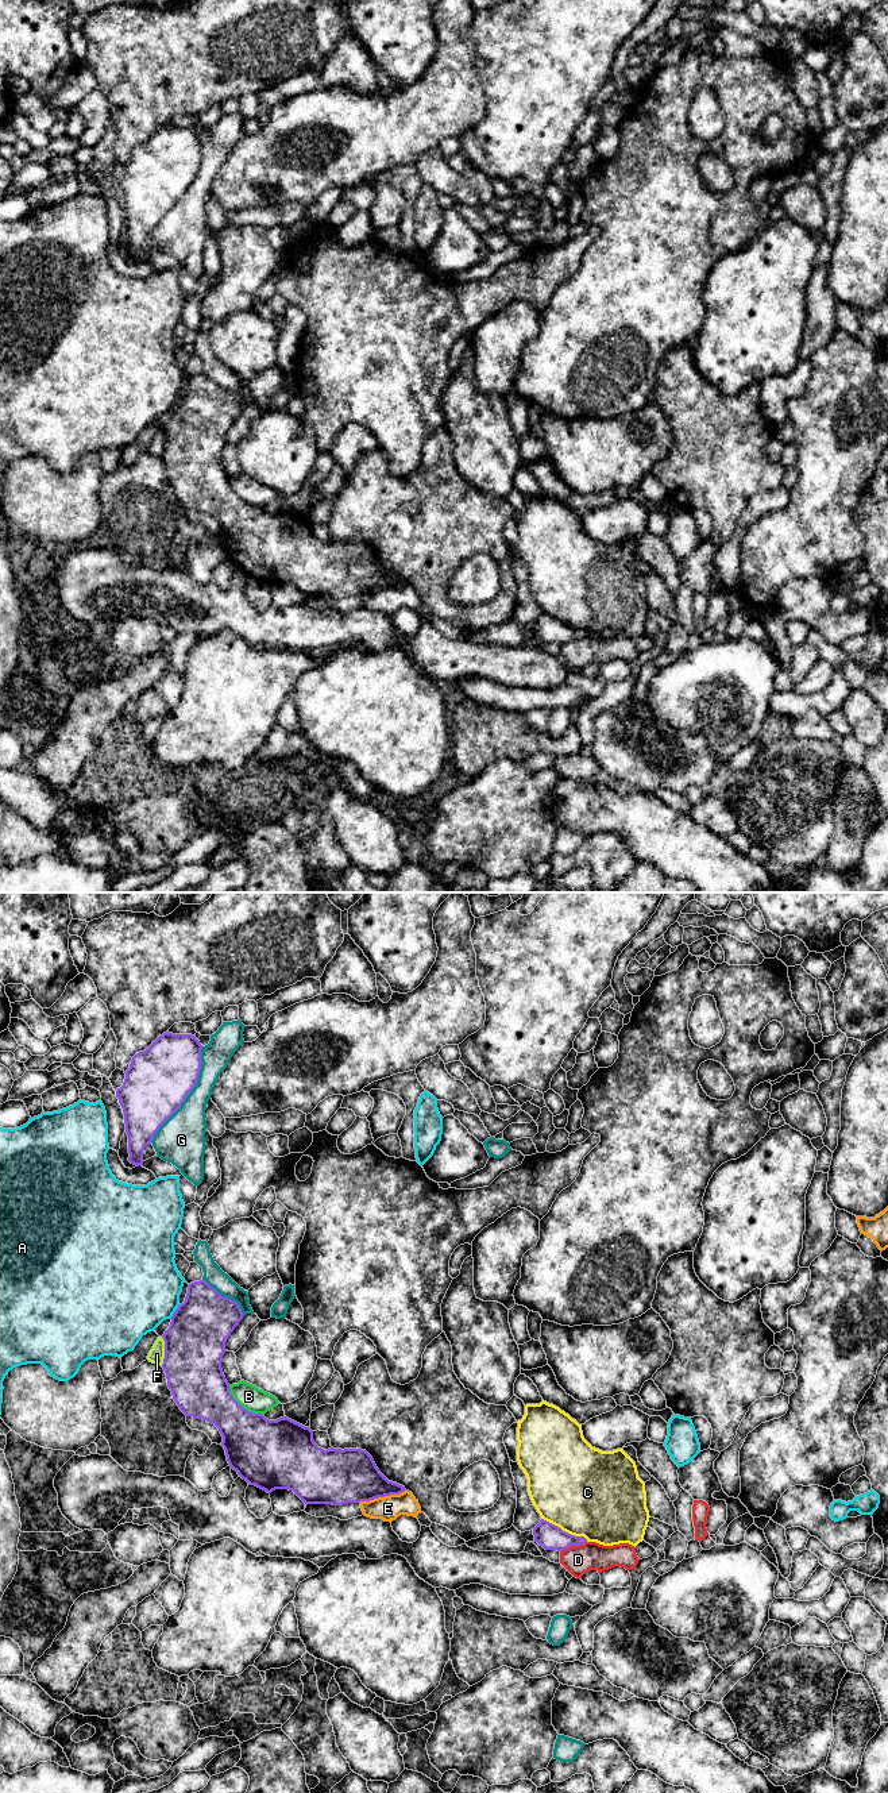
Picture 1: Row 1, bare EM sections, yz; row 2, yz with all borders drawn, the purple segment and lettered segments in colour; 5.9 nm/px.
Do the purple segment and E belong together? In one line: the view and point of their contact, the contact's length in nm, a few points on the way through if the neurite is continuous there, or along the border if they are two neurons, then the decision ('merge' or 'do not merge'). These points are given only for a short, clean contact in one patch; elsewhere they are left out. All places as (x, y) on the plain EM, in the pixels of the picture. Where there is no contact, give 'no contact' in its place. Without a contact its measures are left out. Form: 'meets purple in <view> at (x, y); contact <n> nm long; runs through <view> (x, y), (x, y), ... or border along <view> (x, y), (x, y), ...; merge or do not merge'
meets purple in yz at (382, 589); contact 280 nm long; do not merge

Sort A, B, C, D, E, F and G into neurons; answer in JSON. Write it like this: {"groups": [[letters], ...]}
{"groups": [["A"], ["B"], ["C"], ["D"], ["E"], ["F"], ["G"]]}

